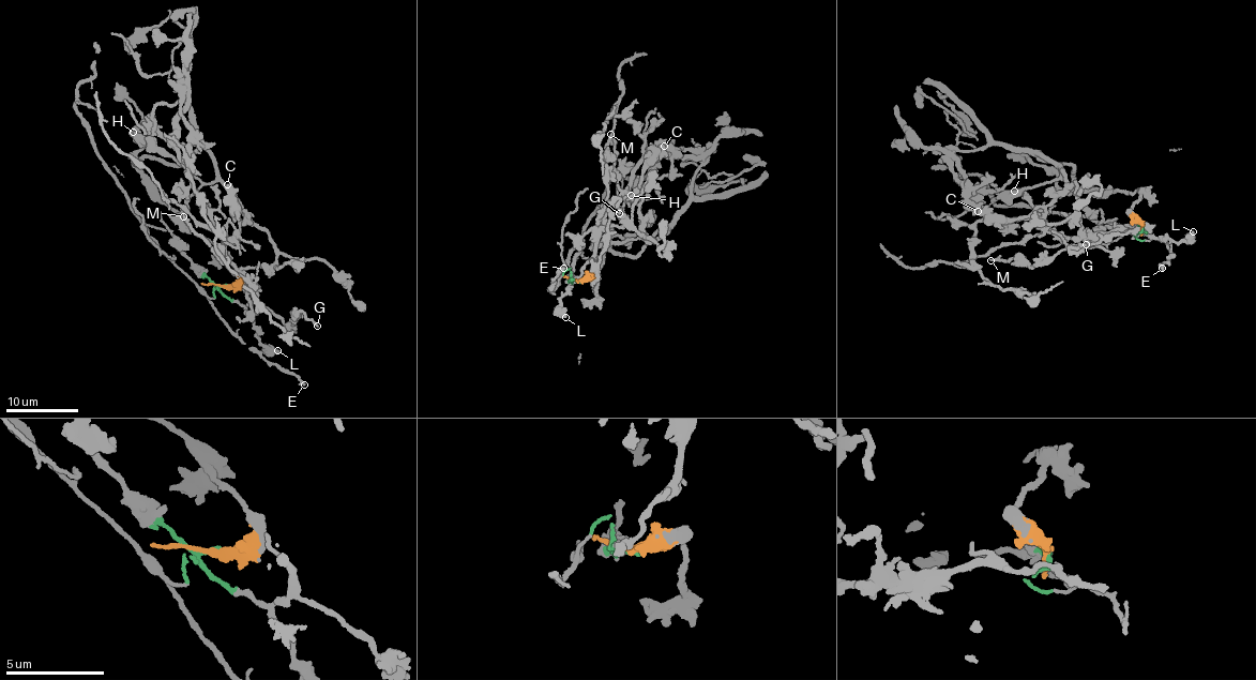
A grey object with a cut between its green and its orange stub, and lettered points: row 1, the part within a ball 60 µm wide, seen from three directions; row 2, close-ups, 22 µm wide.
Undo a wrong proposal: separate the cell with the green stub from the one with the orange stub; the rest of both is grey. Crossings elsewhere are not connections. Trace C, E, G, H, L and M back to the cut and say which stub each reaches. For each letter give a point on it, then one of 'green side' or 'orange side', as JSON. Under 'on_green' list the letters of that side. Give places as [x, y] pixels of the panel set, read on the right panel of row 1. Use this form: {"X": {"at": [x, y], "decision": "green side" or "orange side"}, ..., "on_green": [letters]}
{"C": {"at": [978, 211], "decision": "orange side"}, "E": {"at": [1162, 268], "decision": "green side"}, "G": {"at": [1086, 244], "decision": "green side"}, "H": {"at": [1014, 191], "decision": "orange side"}, "L": {"at": [1193, 231], "decision": "green side"}, "M": {"at": [990, 260], "decision": "green side"}, "on_green": ["E", "G", "L", "M"]}

